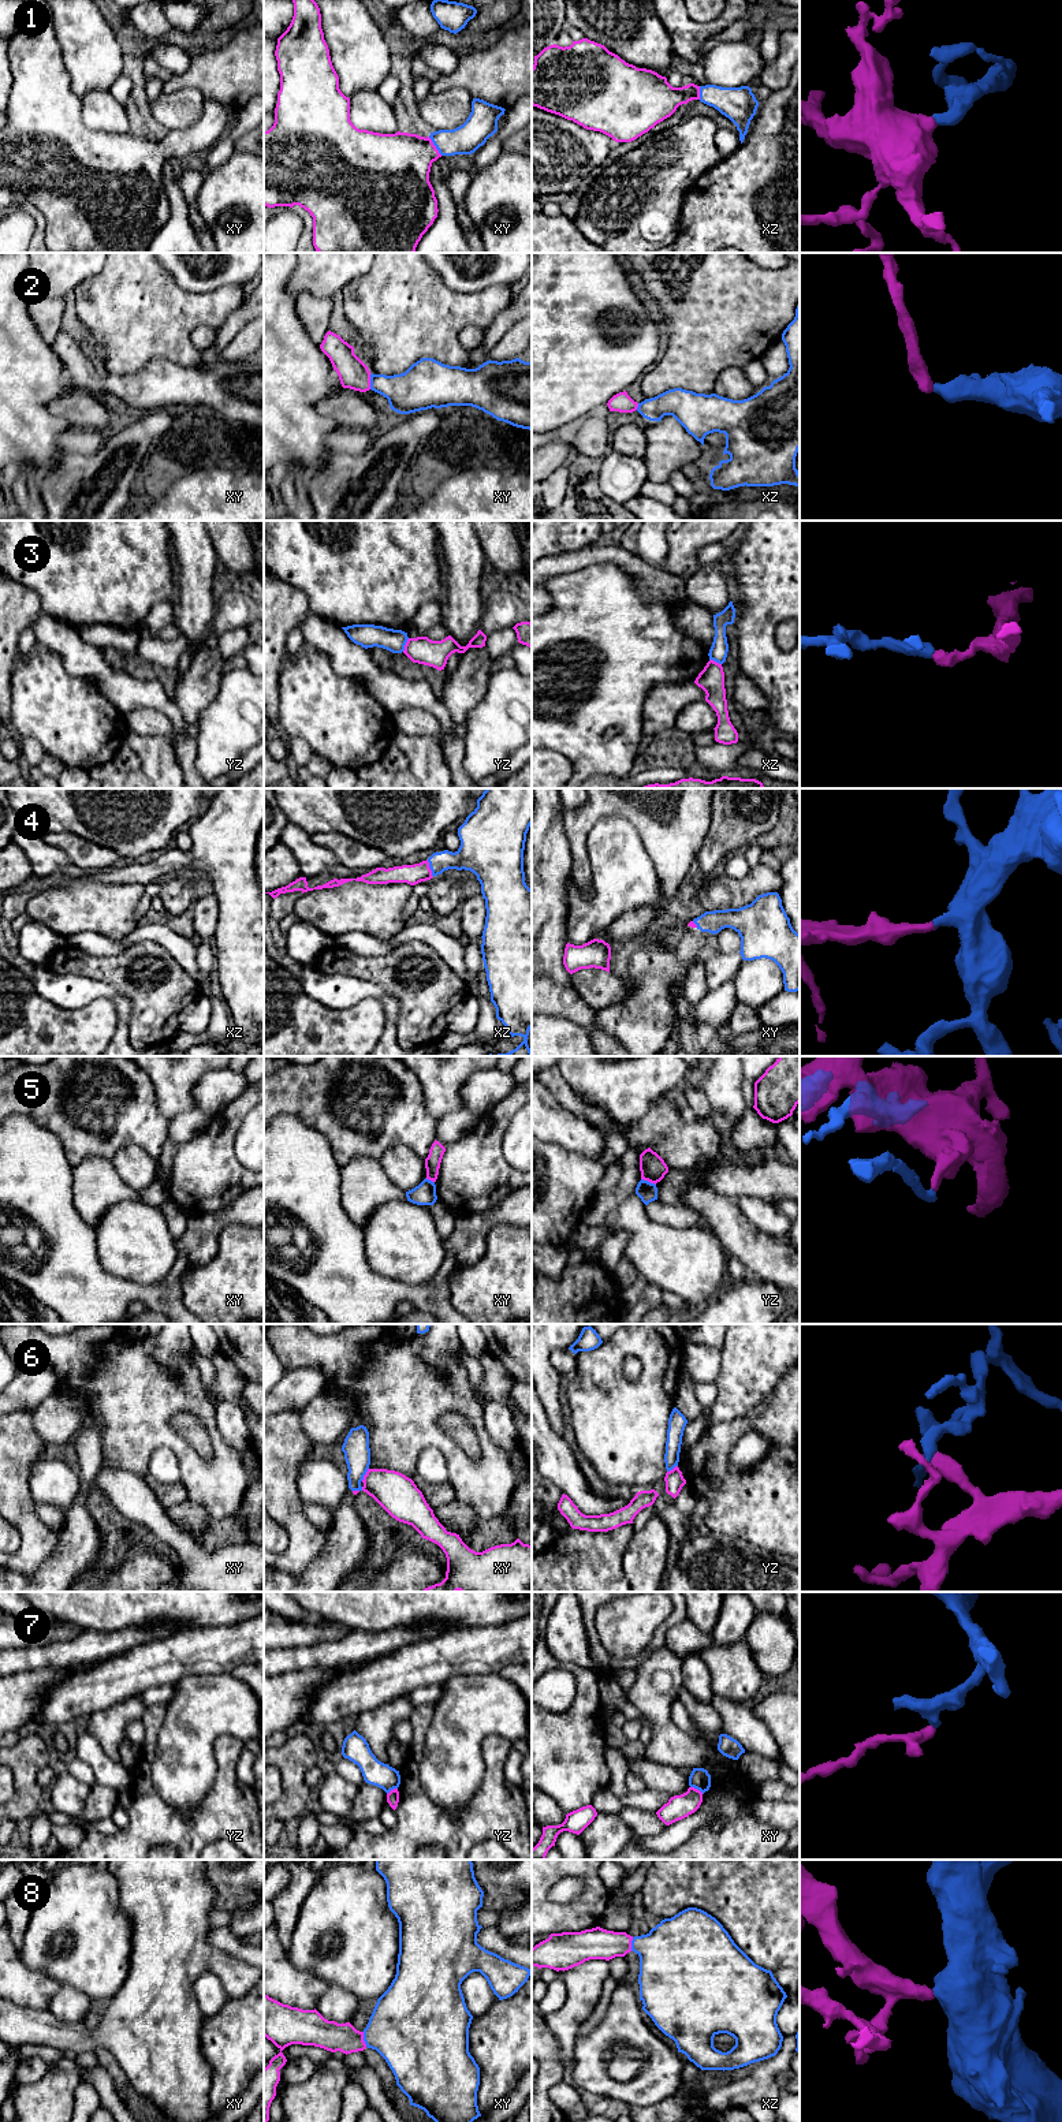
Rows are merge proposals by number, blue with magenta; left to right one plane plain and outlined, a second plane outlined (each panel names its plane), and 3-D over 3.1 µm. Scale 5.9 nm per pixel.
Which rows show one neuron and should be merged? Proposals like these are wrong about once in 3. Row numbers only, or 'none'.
1, 2, 4, 8

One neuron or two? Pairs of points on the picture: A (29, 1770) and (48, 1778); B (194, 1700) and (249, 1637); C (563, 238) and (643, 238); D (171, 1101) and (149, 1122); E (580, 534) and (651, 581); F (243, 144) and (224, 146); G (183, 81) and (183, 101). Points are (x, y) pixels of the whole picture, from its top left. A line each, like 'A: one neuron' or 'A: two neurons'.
A: two neurons
B: two neurons
C: two neurons
D: two neurons
E: two neurons
F: two neurons
G: two neurons

